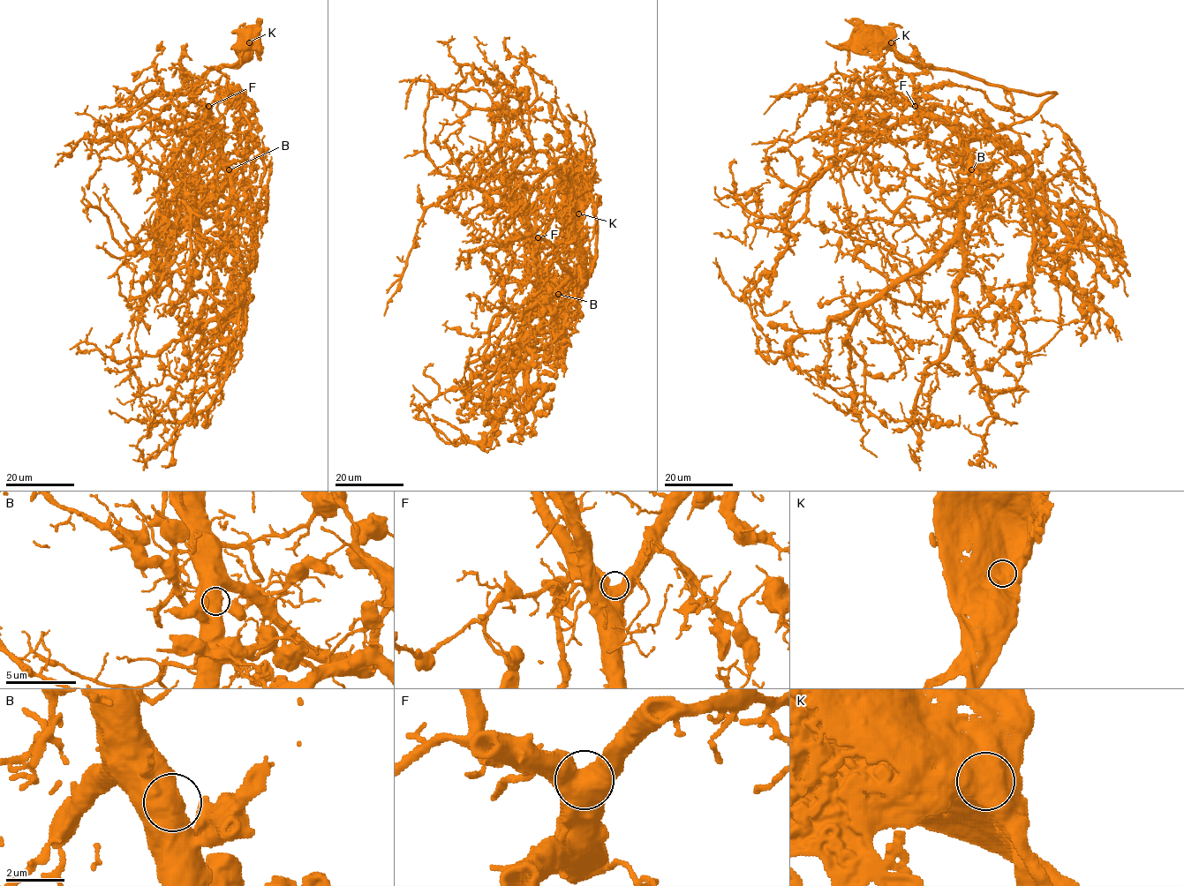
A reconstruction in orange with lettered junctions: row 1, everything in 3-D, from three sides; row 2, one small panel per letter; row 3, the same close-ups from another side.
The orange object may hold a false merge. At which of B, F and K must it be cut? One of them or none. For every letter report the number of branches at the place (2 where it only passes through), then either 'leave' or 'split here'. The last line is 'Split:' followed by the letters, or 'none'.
B: 1 | leave
F: 1 | leave
K: 1 | leave
Split: none

